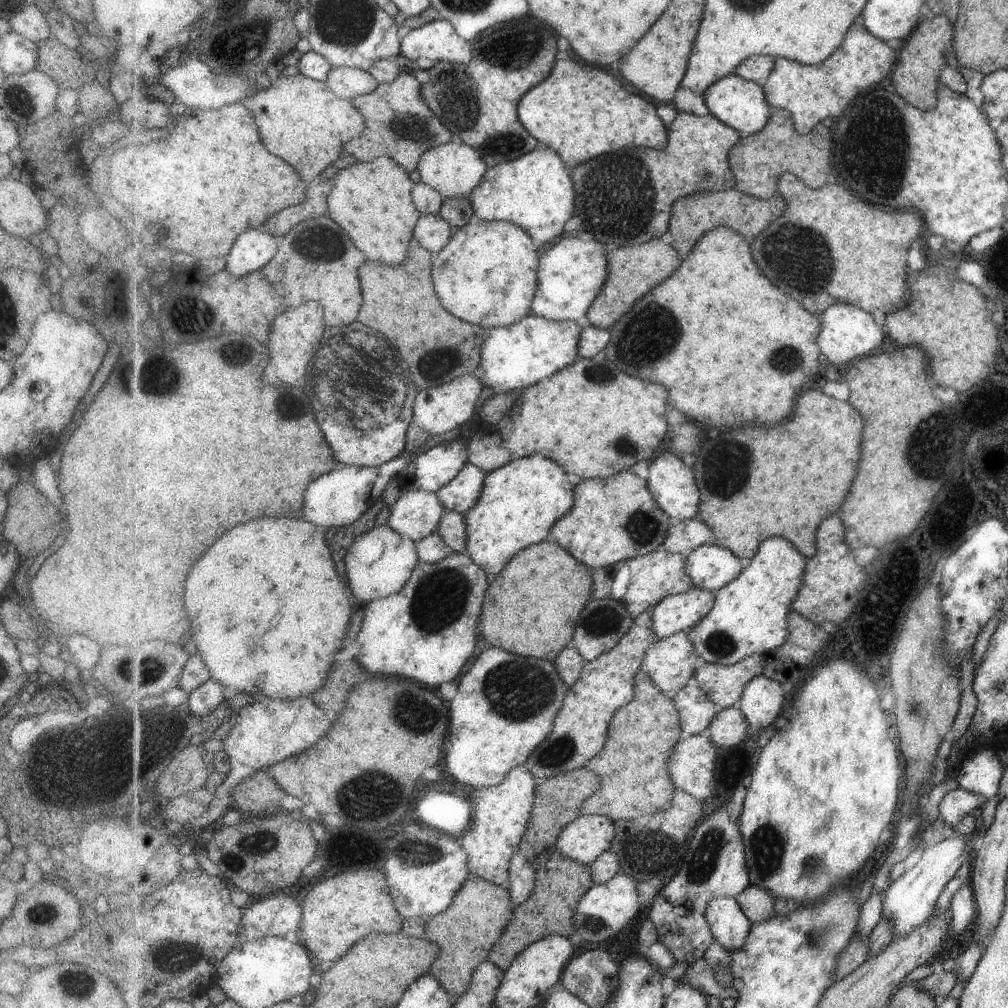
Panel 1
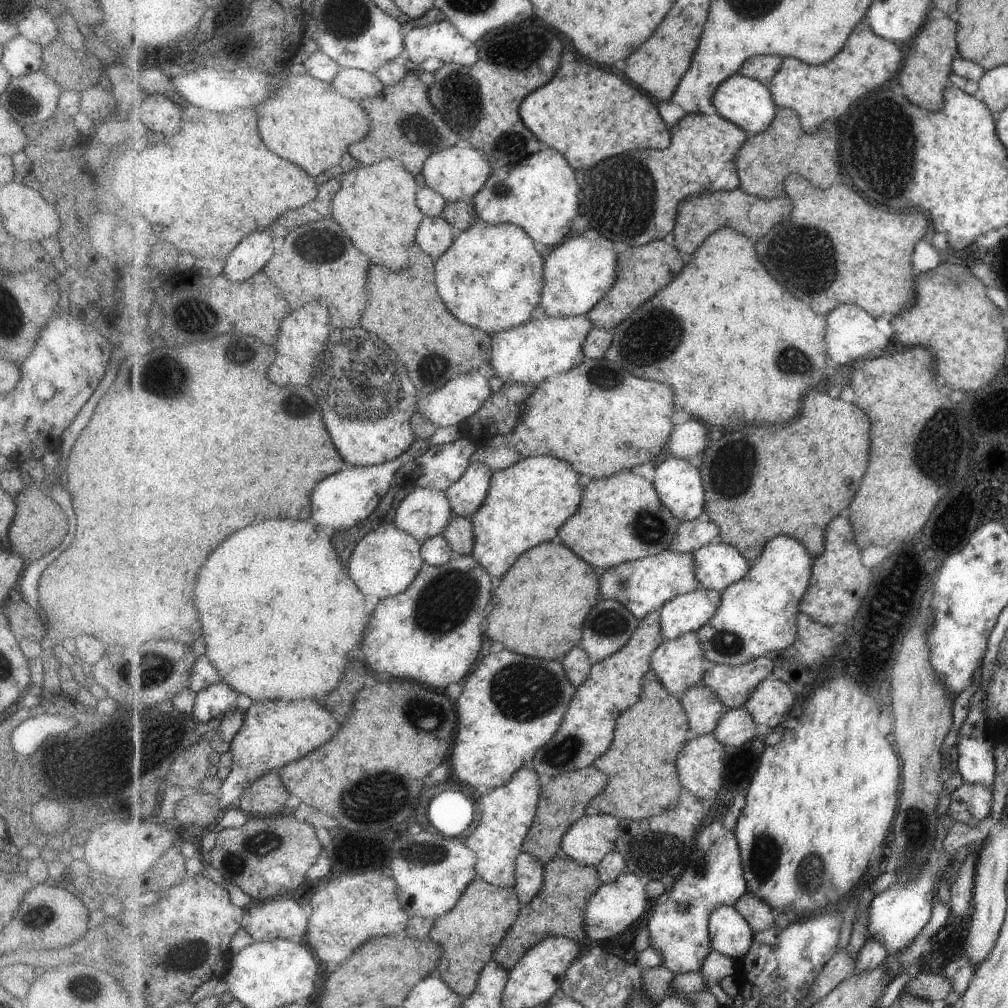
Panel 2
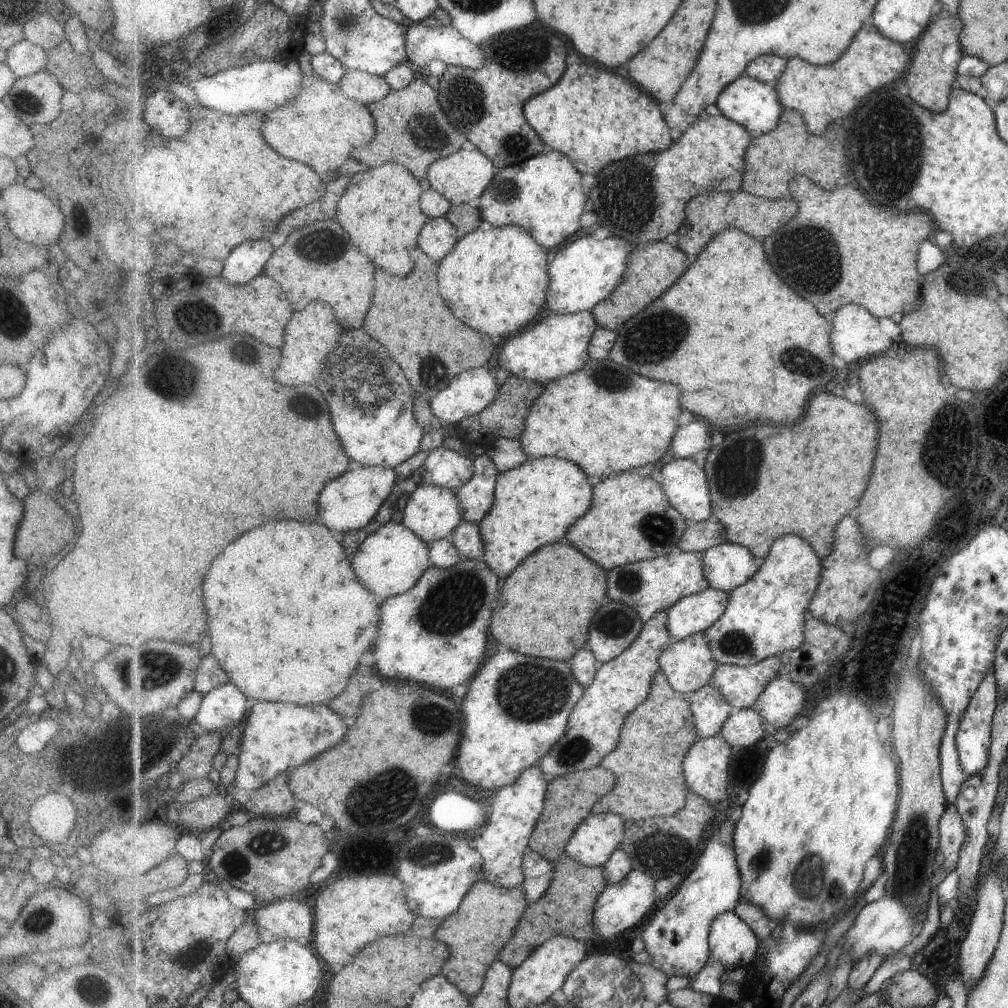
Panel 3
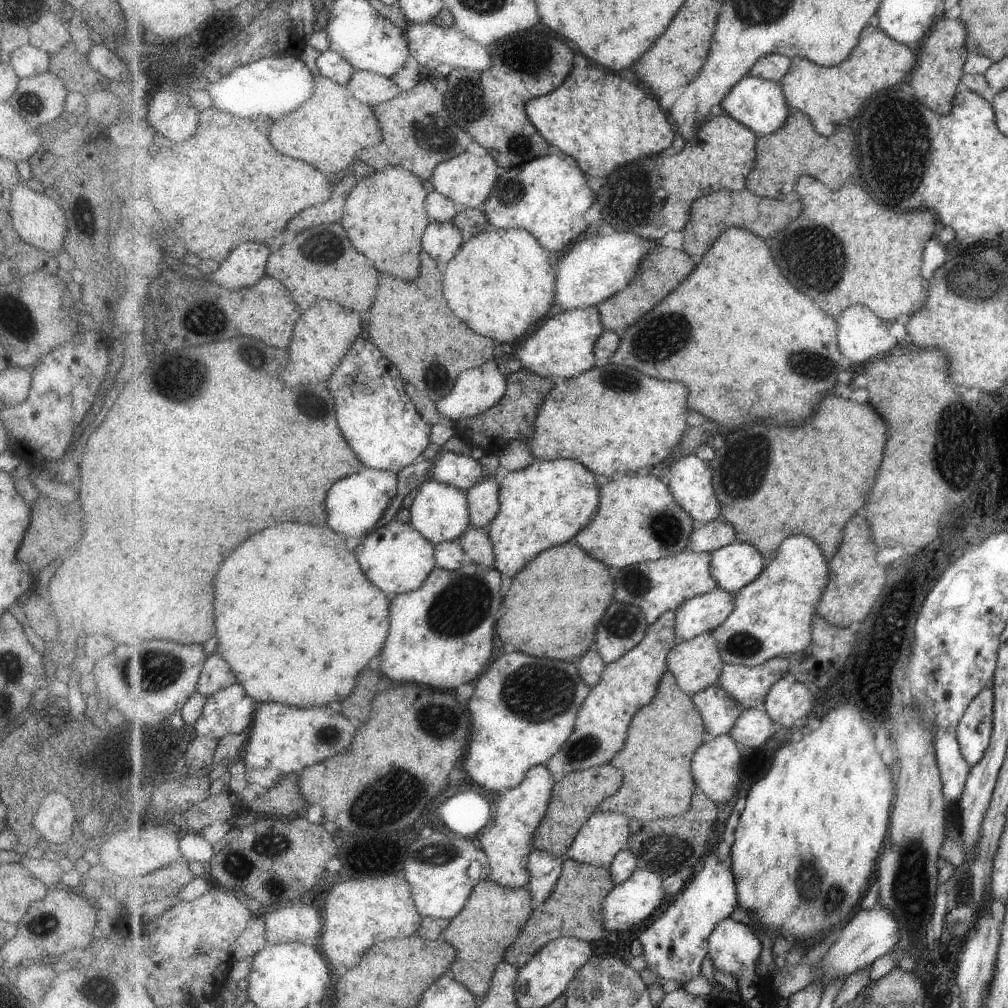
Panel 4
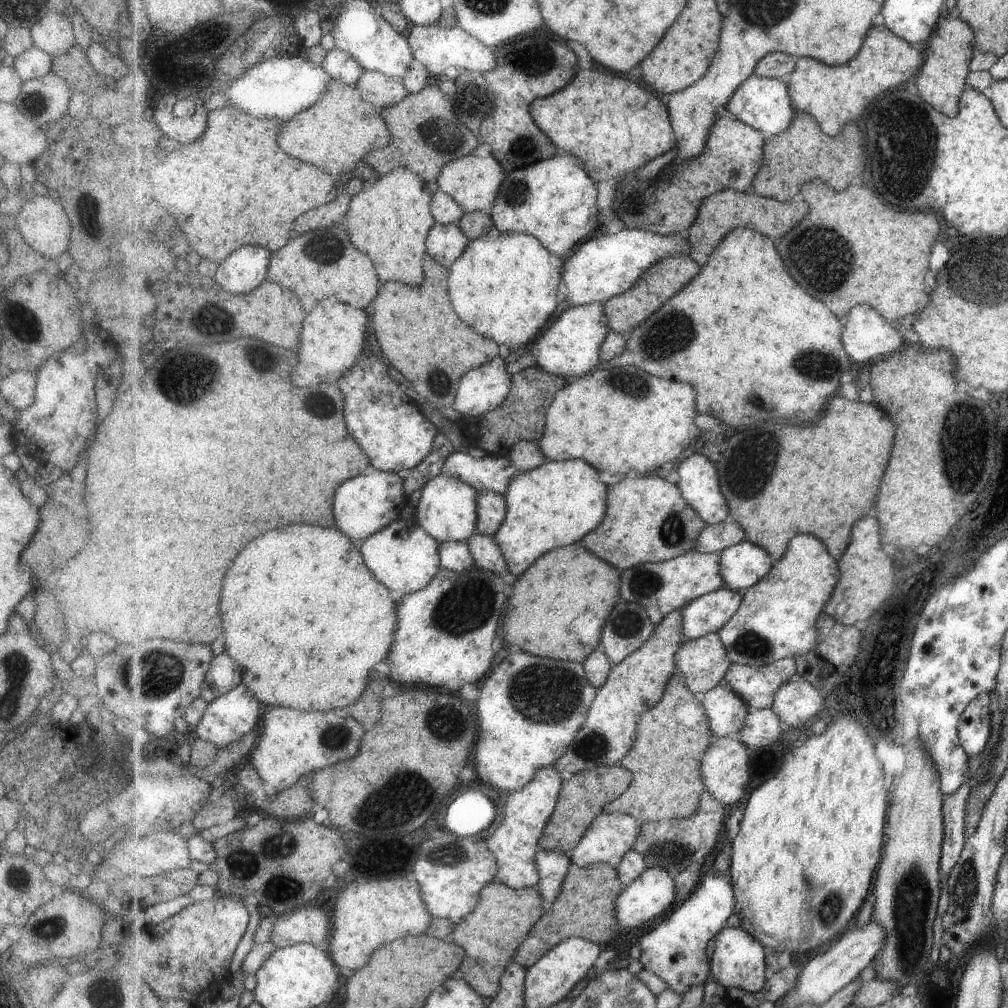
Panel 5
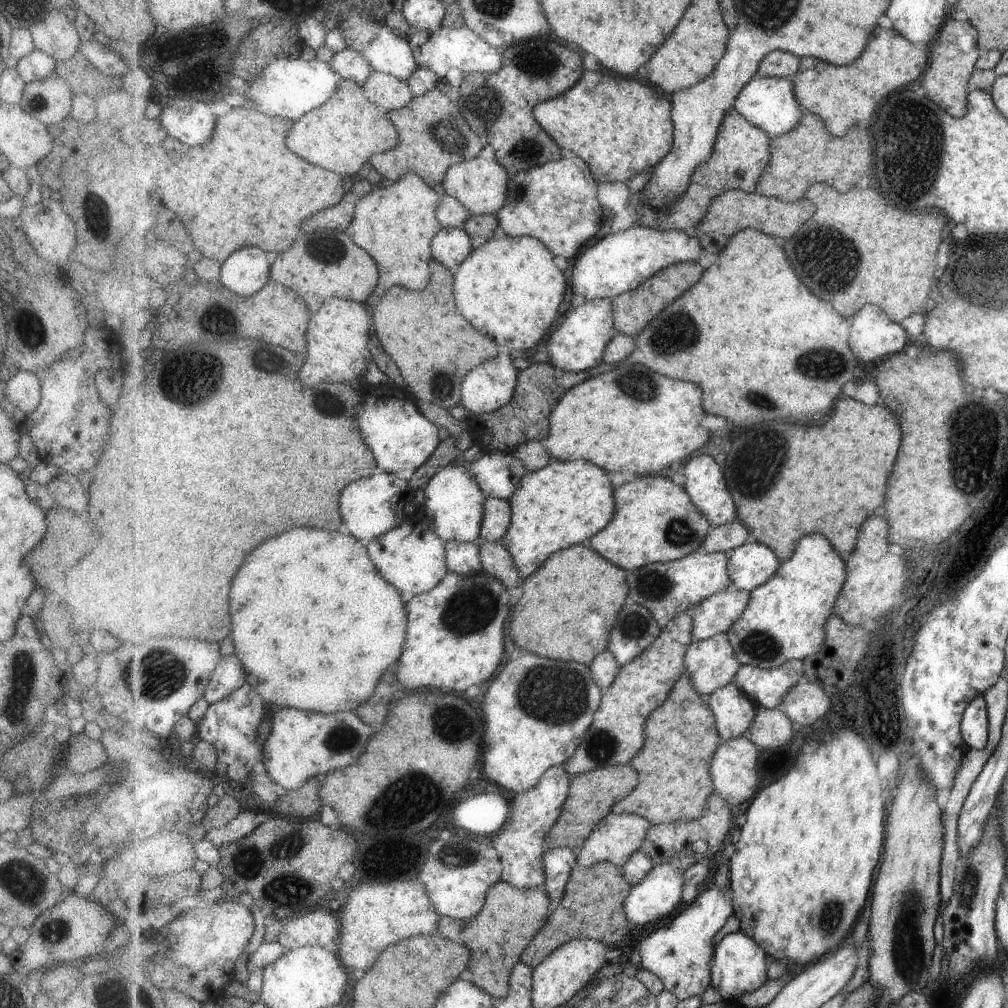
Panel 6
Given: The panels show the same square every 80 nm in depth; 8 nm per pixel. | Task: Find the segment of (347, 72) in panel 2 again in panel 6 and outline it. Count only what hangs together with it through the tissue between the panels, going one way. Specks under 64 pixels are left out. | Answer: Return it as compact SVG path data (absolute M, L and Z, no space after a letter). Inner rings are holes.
M375 71L363 88L371 102L388 112L406 107L415 98L408 82L383 71Z

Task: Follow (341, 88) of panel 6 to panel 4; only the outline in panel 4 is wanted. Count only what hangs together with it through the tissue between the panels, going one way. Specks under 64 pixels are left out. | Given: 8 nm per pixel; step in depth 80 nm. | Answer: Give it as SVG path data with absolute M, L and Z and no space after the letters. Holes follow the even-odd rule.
M319 74L313 96L302 107L279 118L271 128L270 137L283 154L315 164L327 174L337 174L353 164L357 152L378 145L383 132L371 105L360 101L347 85Z

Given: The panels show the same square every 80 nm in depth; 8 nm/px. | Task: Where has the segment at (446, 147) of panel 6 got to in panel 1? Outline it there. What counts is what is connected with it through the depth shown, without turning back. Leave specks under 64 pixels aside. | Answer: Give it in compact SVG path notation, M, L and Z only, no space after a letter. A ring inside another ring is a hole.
M403 69L393 82L380 83L377 90L351 101L363 113L367 123L366 131L347 144L347 154L352 154L359 161L371 162L379 157L391 157L413 172L418 169L427 151L451 143L456 138L437 113L431 110L422 95L422 84L409 70Z

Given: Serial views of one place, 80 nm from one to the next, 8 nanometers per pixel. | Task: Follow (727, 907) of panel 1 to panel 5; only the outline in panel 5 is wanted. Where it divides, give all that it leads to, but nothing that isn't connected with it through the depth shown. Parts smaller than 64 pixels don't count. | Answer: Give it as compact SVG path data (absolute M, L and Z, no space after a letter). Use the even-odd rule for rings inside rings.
M723 927L723 930L715 936L711 950L710 972L713 978L729 988L741 988L745 992L757 992L767 982L767 962L765 956L768 951L763 943L743 927Z

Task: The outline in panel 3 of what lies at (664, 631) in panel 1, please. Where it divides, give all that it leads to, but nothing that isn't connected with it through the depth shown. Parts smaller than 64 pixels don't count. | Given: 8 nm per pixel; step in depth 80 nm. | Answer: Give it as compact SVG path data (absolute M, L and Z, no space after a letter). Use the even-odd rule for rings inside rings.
M709 588L702 593L686 596L668 611L668 627L673 640L680 641L695 633L705 632L726 614L730 593Z

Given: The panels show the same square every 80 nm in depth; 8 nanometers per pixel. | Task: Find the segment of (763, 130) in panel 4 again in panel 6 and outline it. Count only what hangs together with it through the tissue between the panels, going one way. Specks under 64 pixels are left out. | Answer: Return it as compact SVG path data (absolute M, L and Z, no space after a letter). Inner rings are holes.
M755 77L740 92L734 107L737 113L747 117L755 126L762 128L772 138L793 130L806 111L800 105L792 78Z

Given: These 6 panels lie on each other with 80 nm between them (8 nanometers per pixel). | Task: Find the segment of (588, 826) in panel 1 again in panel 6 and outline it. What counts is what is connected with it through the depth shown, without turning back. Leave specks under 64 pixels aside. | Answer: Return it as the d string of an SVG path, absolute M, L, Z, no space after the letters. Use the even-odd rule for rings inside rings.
M613 813L607 815L601 823L595 827L587 842L577 851L578 866L590 867L601 861L611 861L620 868L624 868L629 859L642 850L650 828L653 826L650 820L631 813Z

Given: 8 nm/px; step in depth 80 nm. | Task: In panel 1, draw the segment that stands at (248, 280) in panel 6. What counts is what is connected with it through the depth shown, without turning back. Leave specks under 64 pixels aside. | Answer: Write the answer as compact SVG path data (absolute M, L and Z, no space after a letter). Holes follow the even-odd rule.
M263 229L245 231L235 241L228 254L228 264L225 270L236 277L250 275L264 268L275 258L278 248L277 240L271 233Z

